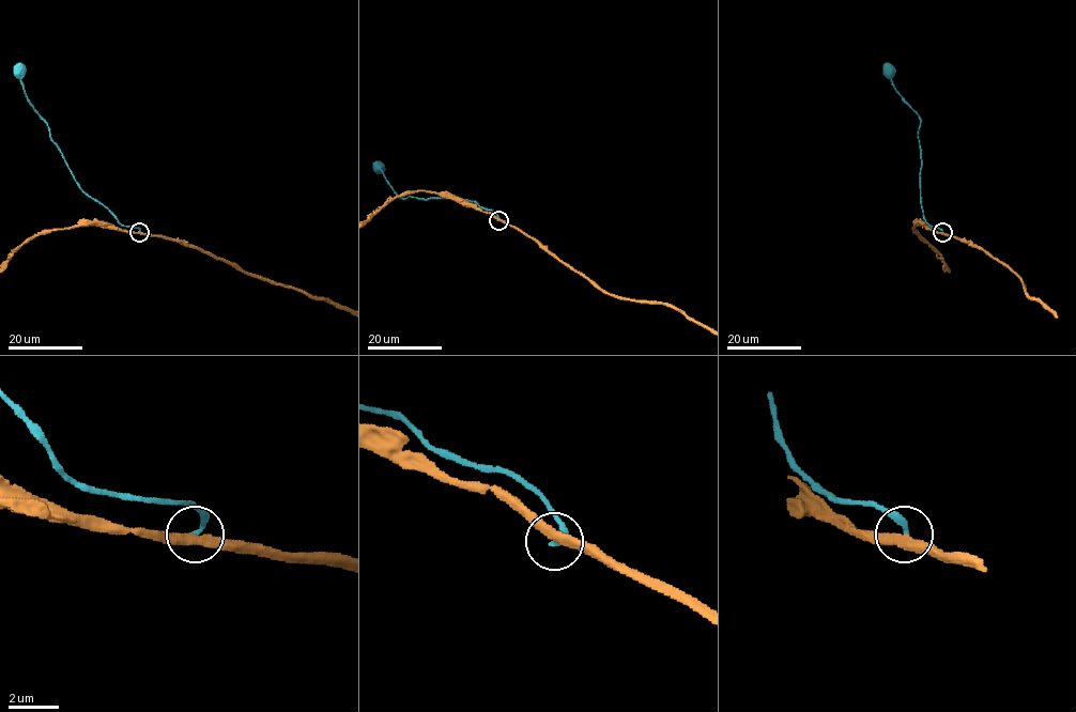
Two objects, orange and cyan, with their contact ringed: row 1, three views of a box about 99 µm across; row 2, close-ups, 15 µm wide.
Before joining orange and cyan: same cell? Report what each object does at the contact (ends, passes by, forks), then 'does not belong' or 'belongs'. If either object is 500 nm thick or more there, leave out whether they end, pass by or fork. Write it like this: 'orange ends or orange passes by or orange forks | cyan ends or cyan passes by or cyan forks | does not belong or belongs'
orange passes by | cyan ends | does not belong

